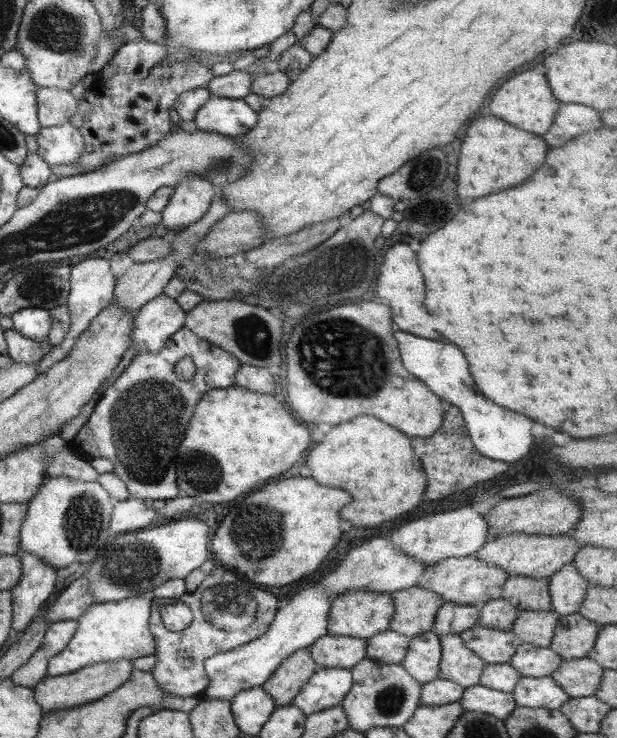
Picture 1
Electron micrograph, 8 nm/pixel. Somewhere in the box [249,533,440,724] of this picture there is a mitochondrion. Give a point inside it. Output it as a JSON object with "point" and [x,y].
{"point":[389,701]}

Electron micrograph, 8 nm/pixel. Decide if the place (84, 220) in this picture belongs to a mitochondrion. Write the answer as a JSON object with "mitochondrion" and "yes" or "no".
{"mitochondrion":"yes"}

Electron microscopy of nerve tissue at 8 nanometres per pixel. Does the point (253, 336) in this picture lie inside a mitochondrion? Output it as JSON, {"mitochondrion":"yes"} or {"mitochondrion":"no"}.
{"mitochondrion":"yes"}

